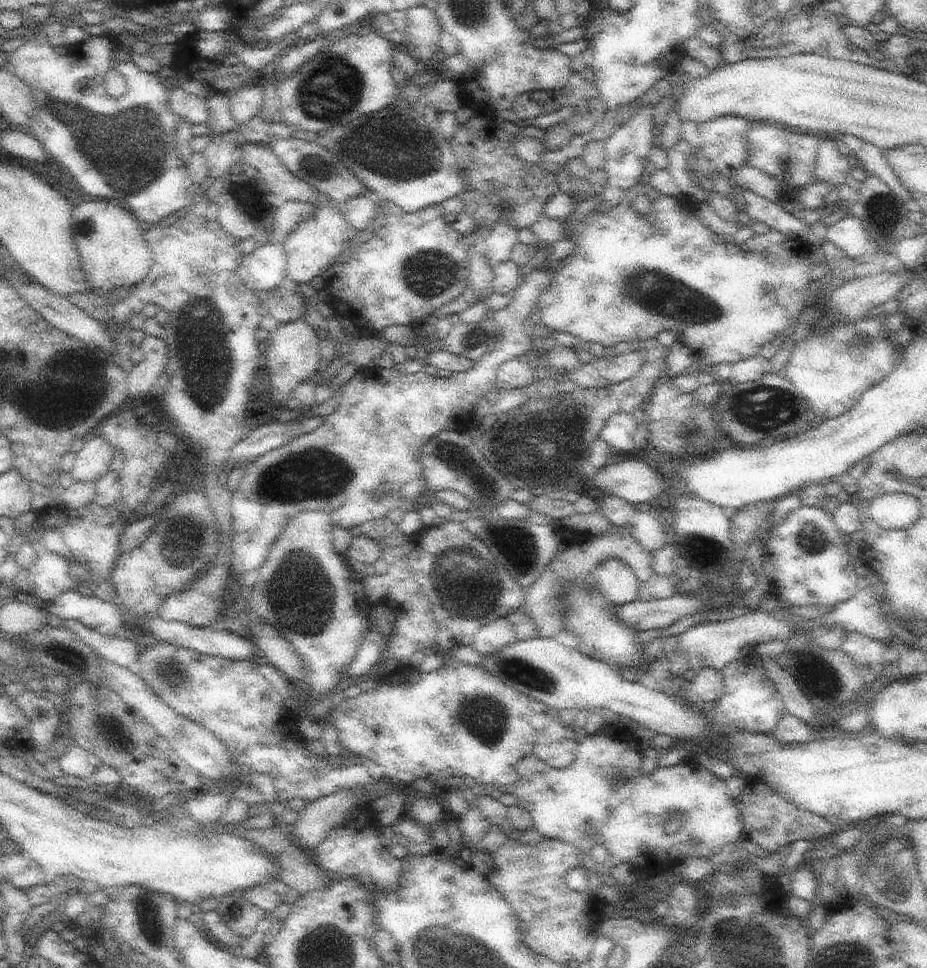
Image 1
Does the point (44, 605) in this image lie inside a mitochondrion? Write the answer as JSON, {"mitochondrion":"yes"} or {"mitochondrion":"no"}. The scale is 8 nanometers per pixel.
{"mitochondrion":"no"}

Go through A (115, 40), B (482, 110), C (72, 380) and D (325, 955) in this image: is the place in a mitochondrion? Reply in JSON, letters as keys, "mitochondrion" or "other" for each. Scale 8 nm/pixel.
{"A":"other","B":"other","C":"mitochondrion","D":"mitochondrion"}

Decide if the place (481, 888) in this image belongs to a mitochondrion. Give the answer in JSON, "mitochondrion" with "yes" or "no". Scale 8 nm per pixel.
{"mitochondrion":"no"}

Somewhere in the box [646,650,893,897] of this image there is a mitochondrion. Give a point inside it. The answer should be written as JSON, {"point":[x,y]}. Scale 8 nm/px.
{"point":[818,673]}

